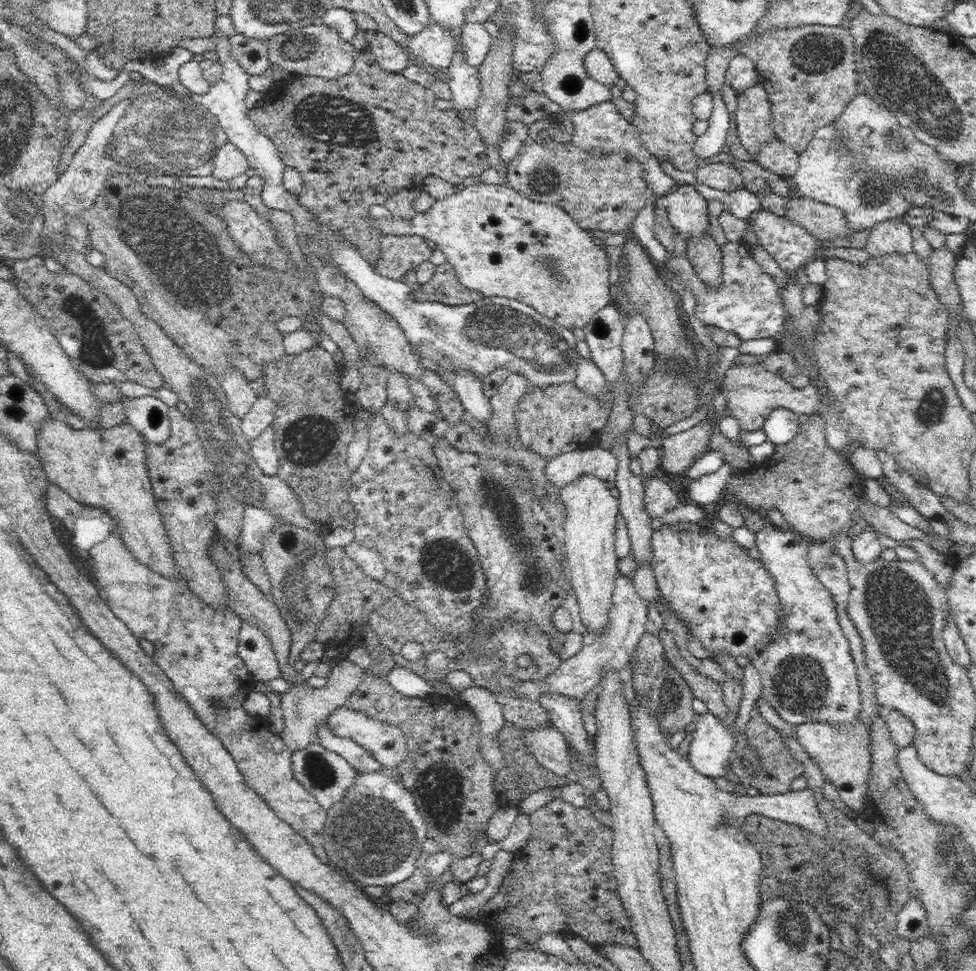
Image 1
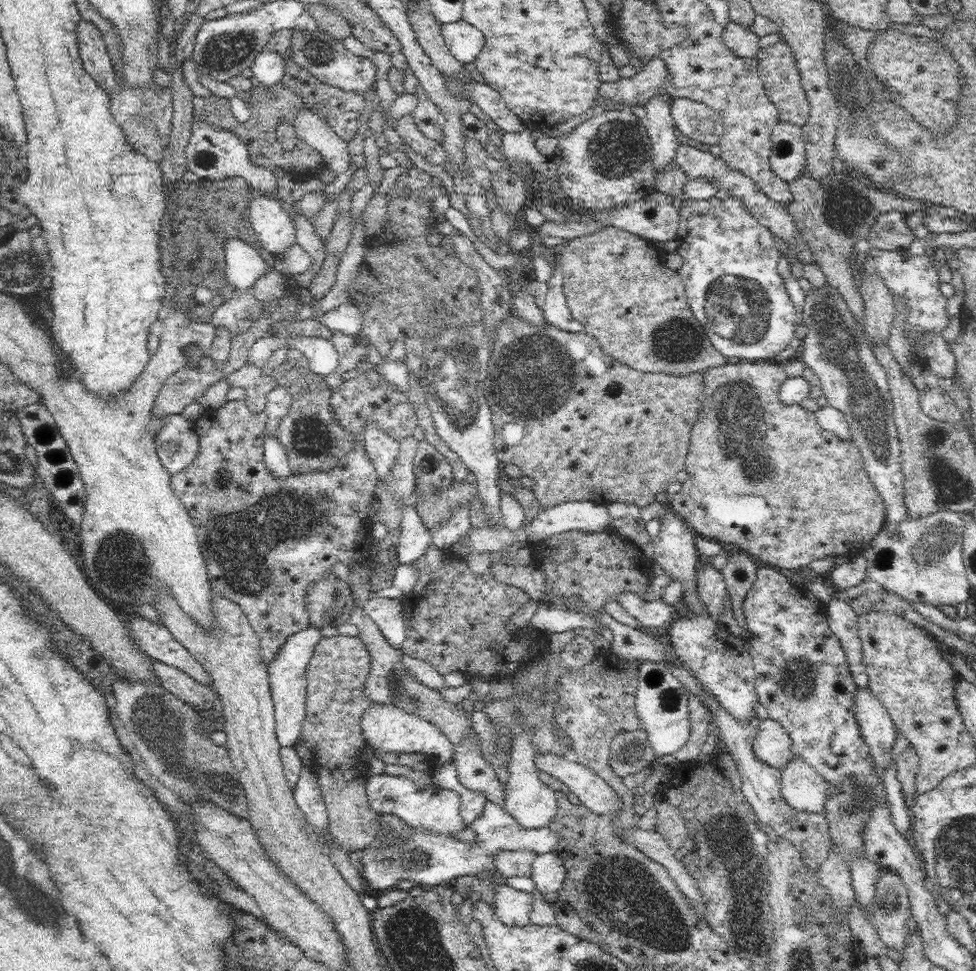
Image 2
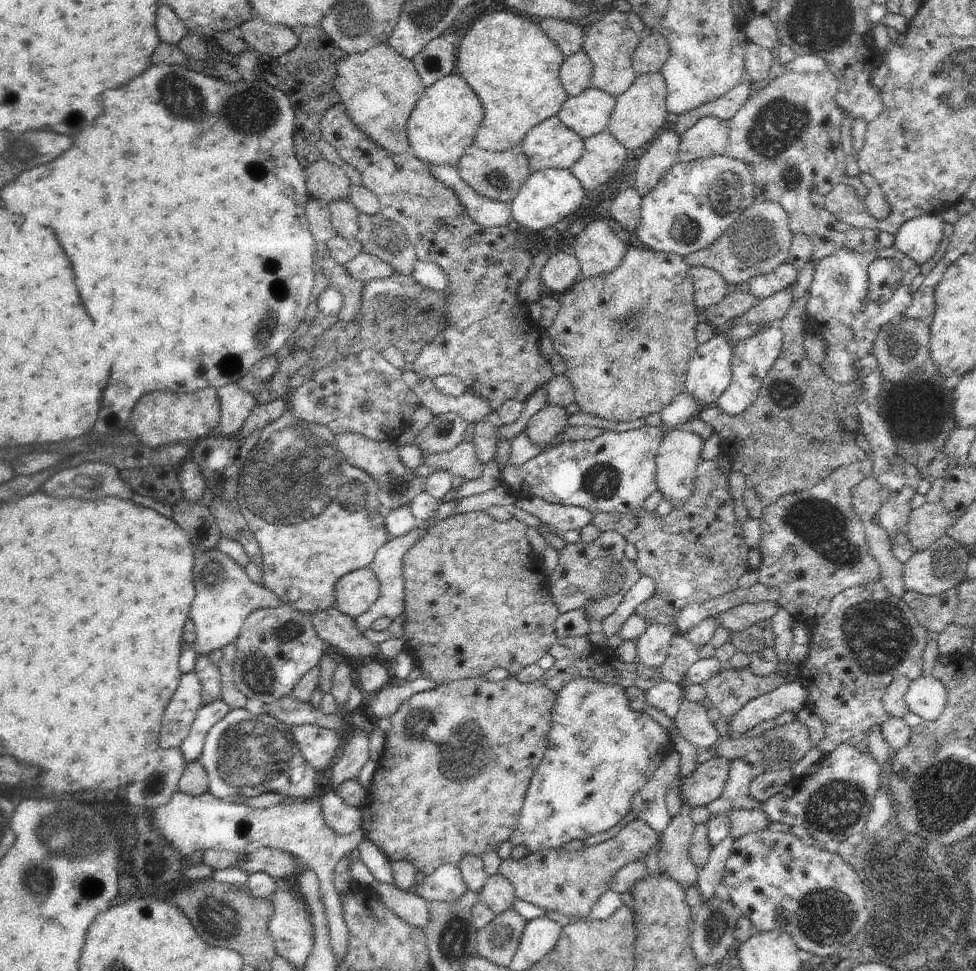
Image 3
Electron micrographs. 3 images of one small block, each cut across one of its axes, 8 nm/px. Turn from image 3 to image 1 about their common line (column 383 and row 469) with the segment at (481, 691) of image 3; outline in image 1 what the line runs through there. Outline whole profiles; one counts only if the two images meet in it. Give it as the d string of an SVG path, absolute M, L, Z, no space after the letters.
M820 414L810 415L806 424L798 428L796 438L788 444L774 446L774 453L764 462L756 463L750 470L732 474L728 478L725 491L734 495L743 508L761 512L765 517L773 507L780 510L789 527L804 536L832 544L840 532L848 532L860 515L880 534L895 541L920 540L929 544L942 555L949 555L954 544L951 540L940 538L938 534L928 536L918 528L904 524L892 511L878 507L864 498L862 477L852 470L851 464L840 450L830 448L825 439L824 419Z

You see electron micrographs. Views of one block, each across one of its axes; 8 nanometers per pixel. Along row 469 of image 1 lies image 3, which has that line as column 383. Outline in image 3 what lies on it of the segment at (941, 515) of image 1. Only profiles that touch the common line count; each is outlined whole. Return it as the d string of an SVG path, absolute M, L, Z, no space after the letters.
M378 883L374 888L380 895L379 900L388 910L392 910L398 918L403 918L408 924L425 930L430 920L428 901L425 898L415 893L402 892L390 883Z

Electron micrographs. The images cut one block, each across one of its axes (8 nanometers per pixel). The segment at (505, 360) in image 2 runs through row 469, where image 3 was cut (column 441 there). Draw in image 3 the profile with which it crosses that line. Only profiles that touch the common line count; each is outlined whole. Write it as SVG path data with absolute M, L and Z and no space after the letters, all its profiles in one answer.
M468 511L462 514L449 515L448 518L434 524L424 538L420 538L404 556L404 574L405 580L405 610L403 614L406 617L404 623L404 651L407 651L413 659L413 664L420 668L420 677L428 678L432 682L457 681L460 679L473 679L481 677L492 668L504 668L510 675L516 675L522 668L537 663L542 656L547 655L550 646L557 641L555 622L558 620L560 612L557 606L552 602L550 586L548 586L548 573L543 571L543 559L539 559L537 553L532 549L526 532L529 526L514 516L506 522L496 522L492 520L484 511Z

